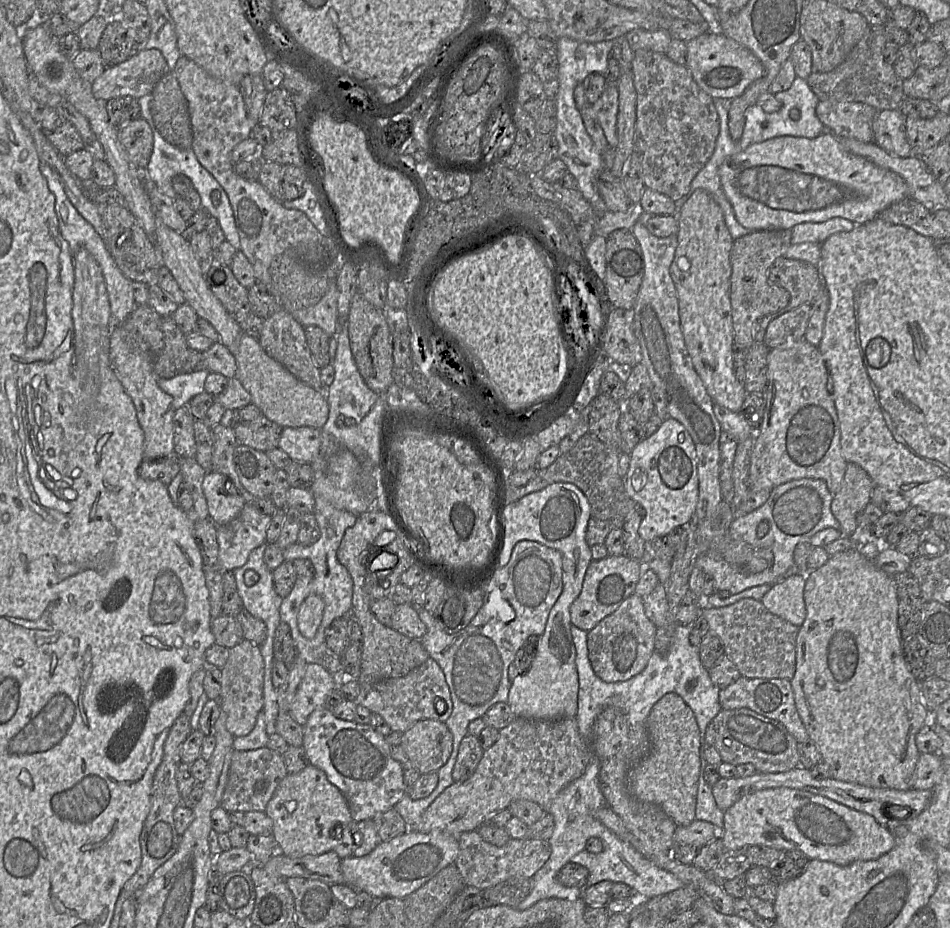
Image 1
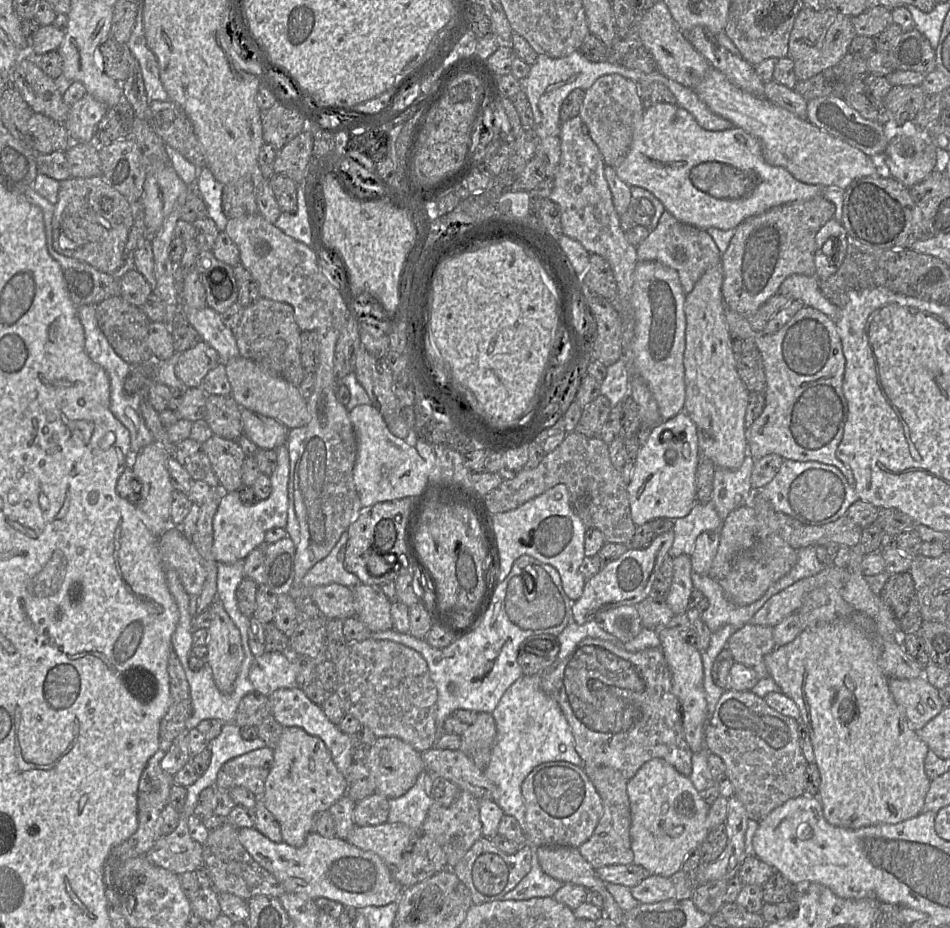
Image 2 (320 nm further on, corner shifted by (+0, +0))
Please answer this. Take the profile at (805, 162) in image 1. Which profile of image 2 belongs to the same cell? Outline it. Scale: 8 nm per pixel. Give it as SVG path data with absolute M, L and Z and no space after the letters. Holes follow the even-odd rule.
M655 103L644 110L634 129L628 153L614 168L623 182L652 193L678 221L705 230L710 227L735 229L749 217L774 206L821 195L826 188L803 183L784 167L768 164L762 156L759 141L742 128L733 126L721 131L705 130L687 110L670 103Z

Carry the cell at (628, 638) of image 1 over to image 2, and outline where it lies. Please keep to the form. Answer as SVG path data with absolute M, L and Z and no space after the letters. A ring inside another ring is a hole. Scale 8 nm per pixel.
M621 606L600 612L594 621L621 644L634 639L643 628L636 606Z

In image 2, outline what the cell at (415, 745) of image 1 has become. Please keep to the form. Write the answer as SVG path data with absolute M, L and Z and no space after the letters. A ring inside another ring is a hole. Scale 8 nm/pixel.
M396 737L377 738L364 760L364 765L375 785L375 794L383 795L388 799L404 795L416 783L418 776L425 771L421 753Z

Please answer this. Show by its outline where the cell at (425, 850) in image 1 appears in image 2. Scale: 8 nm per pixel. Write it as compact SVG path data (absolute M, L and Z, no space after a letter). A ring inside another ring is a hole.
M240 828L239 840L251 857L285 888L310 899L327 898L361 910L398 901L404 888L393 878L391 867L377 854L364 851L340 838L325 838L311 831L300 848L275 843L255 828Z

